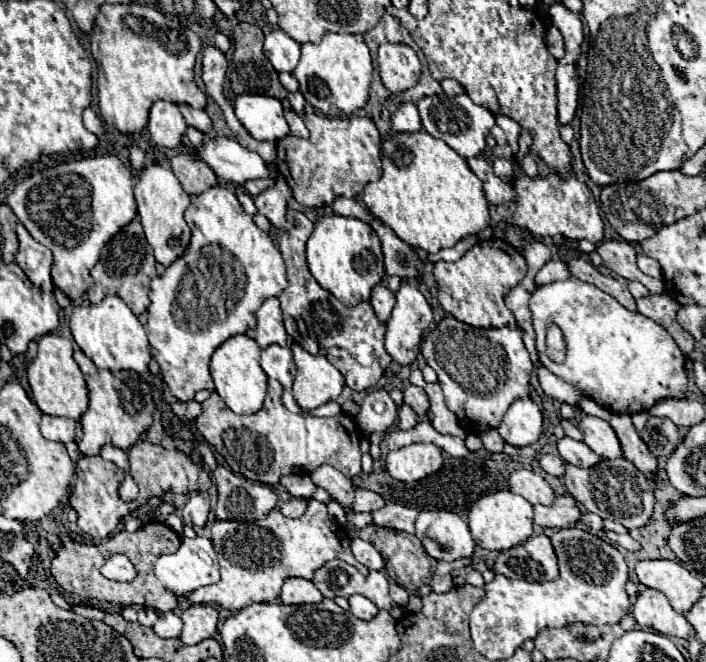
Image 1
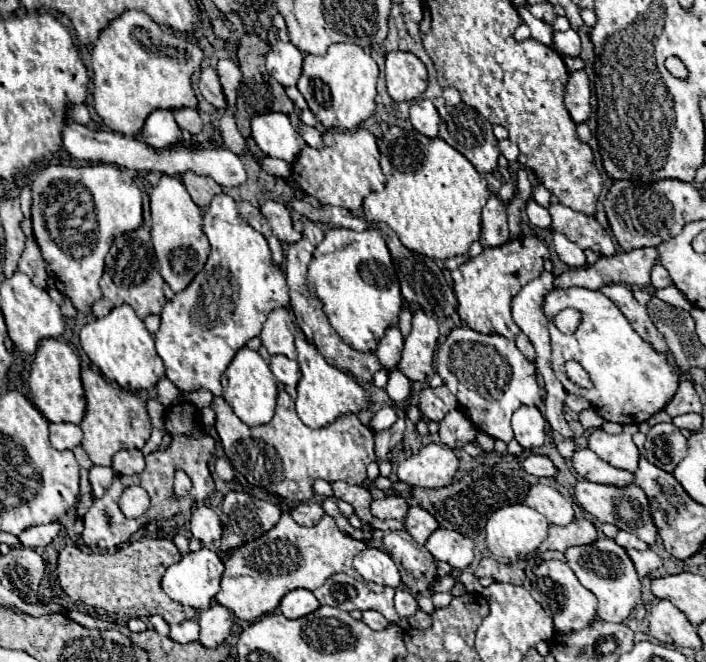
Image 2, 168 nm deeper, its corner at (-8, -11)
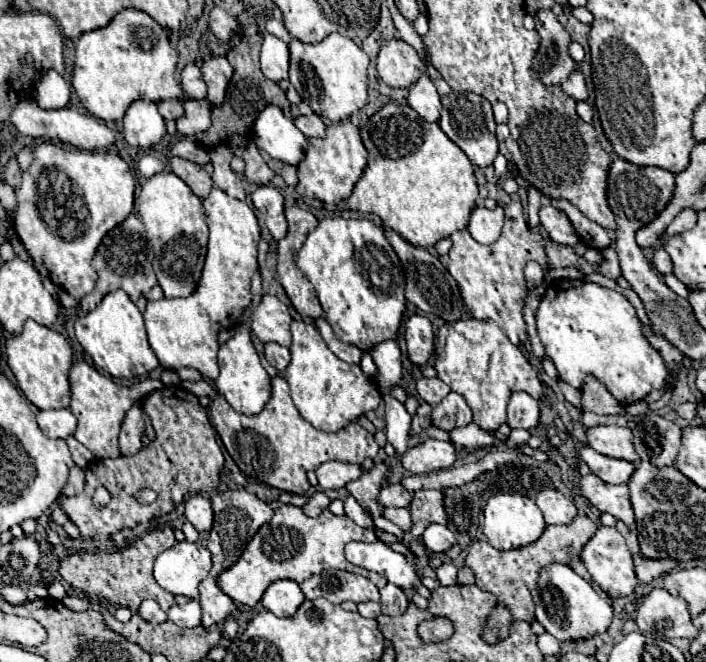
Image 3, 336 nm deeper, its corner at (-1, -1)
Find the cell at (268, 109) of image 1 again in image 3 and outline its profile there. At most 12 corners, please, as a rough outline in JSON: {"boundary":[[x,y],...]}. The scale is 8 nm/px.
{"boundary":[[276,105],[254,123],[254,143],[296,167],[308,139]]}

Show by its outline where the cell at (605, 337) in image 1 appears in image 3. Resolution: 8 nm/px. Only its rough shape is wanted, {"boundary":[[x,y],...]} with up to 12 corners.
{"boundary":[[552,281],[536,311],[560,379],[622,405],[670,373],[632,303]]}

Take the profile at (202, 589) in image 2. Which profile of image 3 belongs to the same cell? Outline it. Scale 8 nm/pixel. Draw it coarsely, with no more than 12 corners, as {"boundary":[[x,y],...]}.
{"boundary":[[182,541],[156,557],[154,579],[198,599],[206,547]]}

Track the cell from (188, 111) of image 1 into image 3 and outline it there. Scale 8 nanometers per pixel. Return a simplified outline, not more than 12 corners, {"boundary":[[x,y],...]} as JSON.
{"boundary":[[178,99],[158,101],[158,113],[164,119],[182,117],[182,103]]}

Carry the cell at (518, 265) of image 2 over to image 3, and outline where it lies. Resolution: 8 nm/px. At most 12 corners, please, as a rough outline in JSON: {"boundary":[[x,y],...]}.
{"boundary":[[520,201],[492,245],[456,231],[448,271],[474,319],[526,341],[524,267],[548,273]]}

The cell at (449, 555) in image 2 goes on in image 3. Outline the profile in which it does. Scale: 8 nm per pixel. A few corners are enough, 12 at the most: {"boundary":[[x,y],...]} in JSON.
{"boundary":[[444,525],[424,531],[424,545],[432,553],[446,553],[456,545]]}

